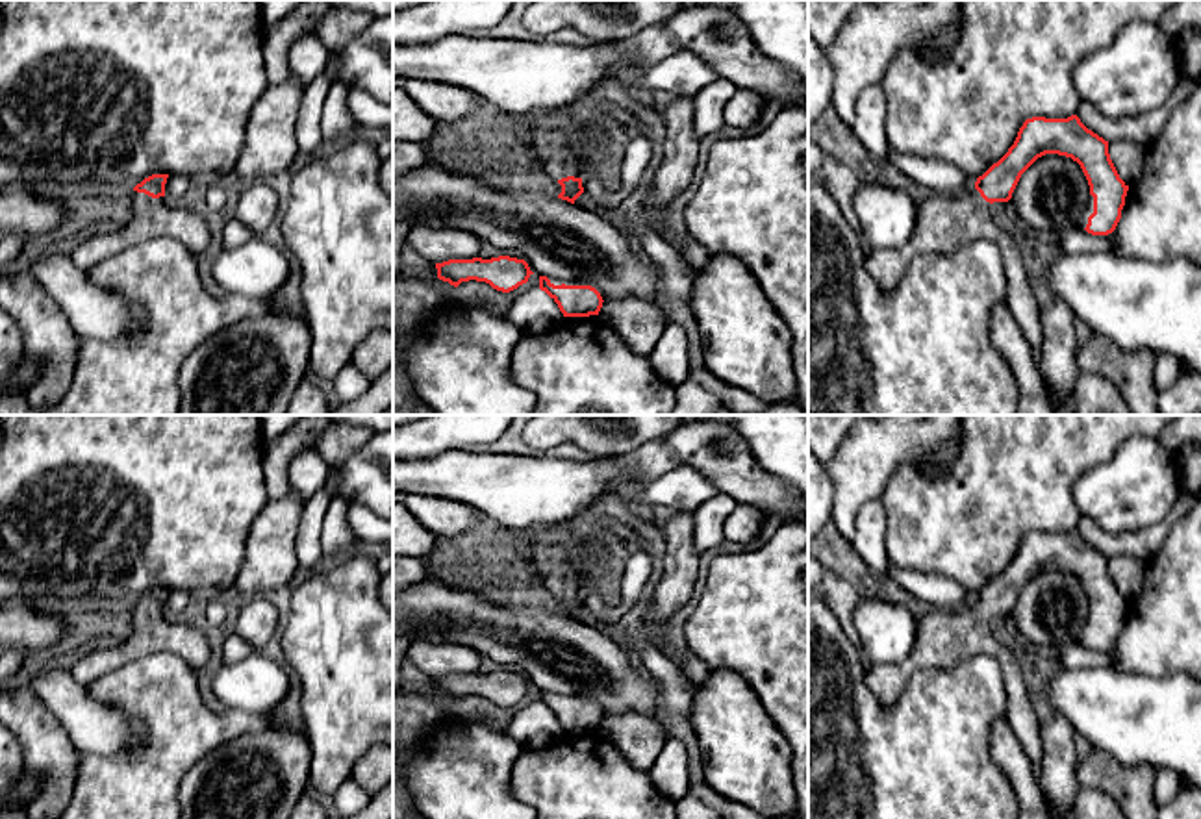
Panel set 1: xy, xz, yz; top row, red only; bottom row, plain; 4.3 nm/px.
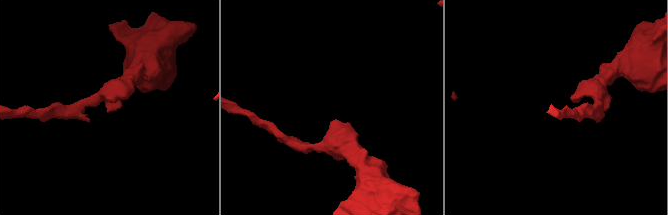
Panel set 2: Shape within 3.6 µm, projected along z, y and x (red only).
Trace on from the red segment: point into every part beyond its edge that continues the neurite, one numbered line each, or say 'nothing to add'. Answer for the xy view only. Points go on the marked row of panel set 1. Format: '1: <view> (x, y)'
1: xy (152, 217)

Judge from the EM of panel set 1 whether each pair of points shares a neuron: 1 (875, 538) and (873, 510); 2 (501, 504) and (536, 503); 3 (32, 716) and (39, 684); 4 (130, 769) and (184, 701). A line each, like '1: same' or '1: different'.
1: same
2: same
3: different
4: same

